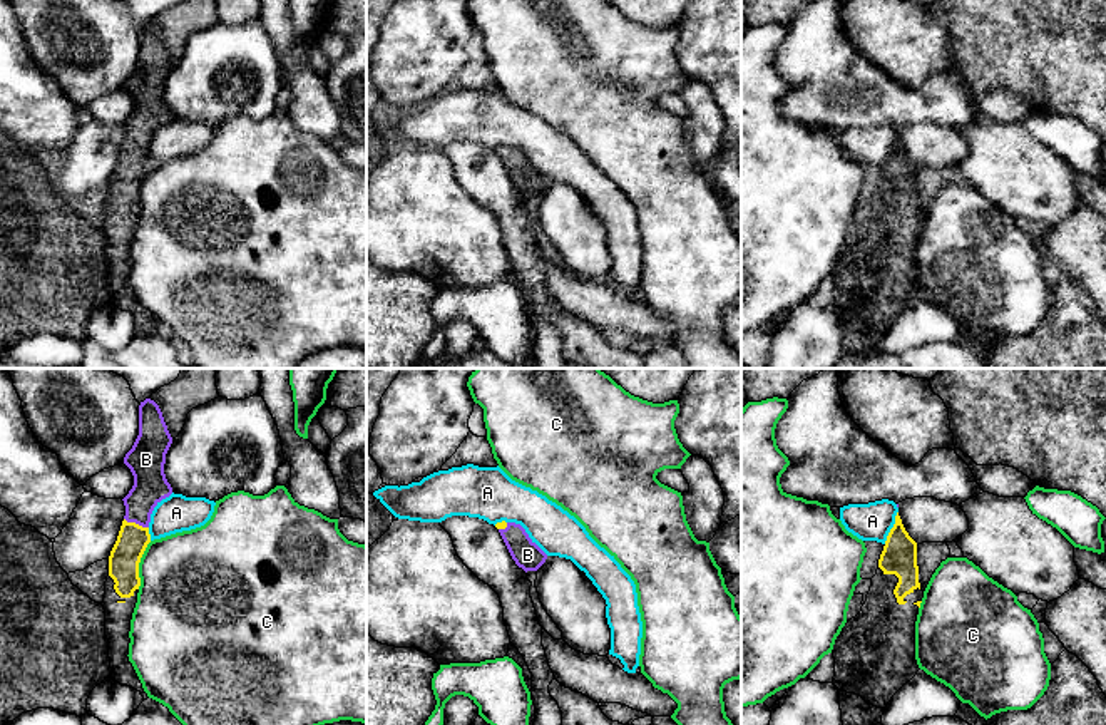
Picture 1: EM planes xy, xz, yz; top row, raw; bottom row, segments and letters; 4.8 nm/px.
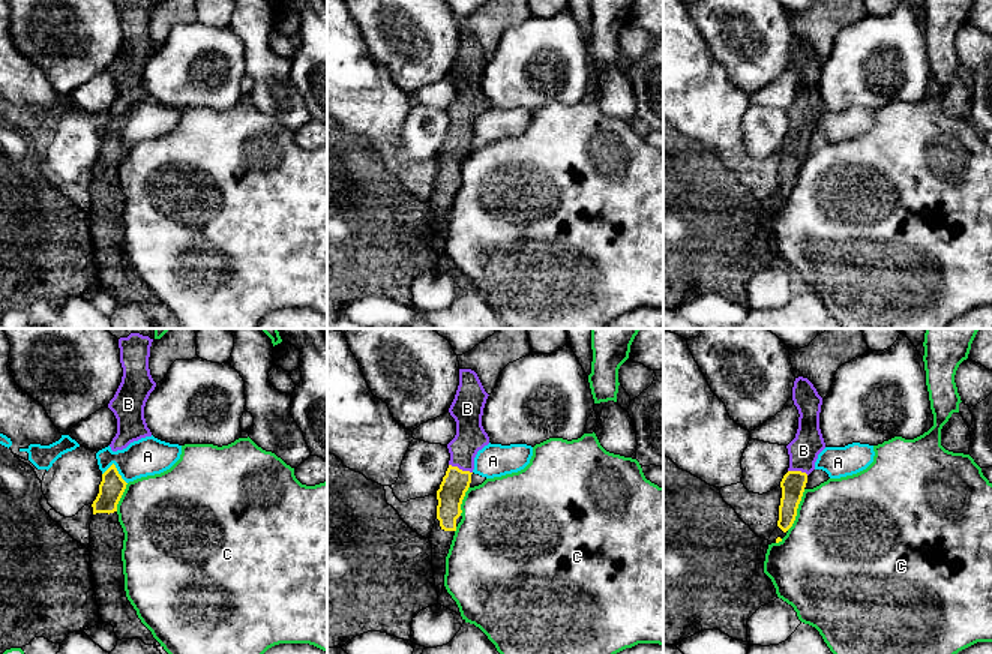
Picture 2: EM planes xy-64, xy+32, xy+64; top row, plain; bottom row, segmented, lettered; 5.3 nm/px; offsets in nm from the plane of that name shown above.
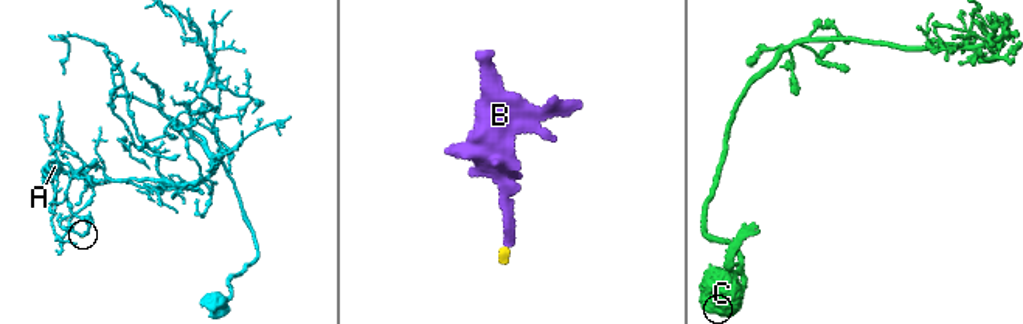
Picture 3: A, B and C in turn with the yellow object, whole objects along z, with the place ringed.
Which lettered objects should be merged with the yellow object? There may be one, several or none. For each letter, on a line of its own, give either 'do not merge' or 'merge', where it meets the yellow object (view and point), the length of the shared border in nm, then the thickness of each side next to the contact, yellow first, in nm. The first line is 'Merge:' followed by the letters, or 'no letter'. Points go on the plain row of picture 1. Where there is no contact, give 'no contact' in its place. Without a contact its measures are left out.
Merge: B
A: do not merge | yz (892, 153) | 170 nm | 170/180 nm
B: merge | xy (134, 148) | 130 nm | 150/160 nm
C: do not merge | xy (138, 190) | 240 nm | 150/460 nm

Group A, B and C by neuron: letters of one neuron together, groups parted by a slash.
A / B / C

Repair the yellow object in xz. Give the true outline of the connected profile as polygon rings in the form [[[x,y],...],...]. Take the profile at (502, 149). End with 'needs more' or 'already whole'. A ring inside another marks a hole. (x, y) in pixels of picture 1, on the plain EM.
[[[497,147],[499,154],[512,184],[519,193],[537,196],[547,184],[547,179],[529,162],[525,154],[515,147]]]; needs more

